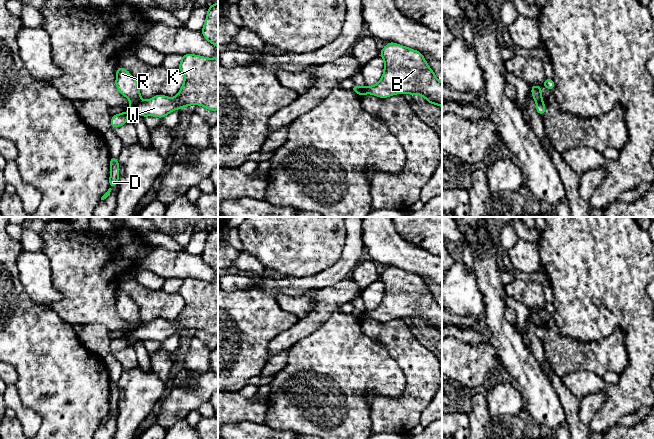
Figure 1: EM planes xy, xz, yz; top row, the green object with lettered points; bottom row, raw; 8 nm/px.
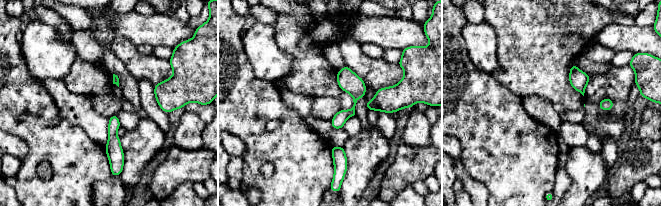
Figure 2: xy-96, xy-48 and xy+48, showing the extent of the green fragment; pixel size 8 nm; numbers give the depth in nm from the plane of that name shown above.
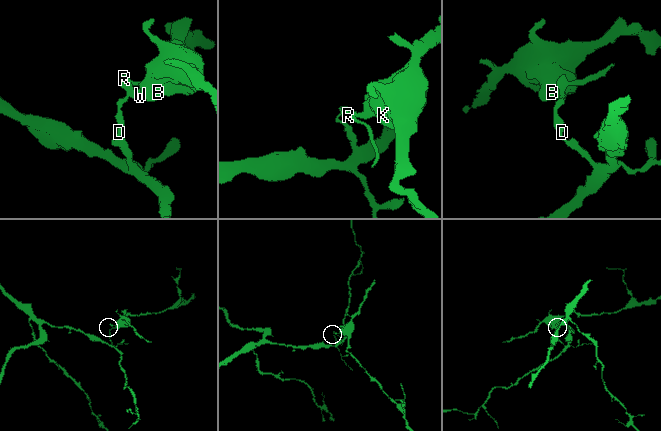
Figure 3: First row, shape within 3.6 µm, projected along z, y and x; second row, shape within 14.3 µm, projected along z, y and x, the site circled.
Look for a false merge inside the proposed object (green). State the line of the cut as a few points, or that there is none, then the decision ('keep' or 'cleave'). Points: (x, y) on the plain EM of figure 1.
cut in xy along (142, 324), (131, 334); cleave

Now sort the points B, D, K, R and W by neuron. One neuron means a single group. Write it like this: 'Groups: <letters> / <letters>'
Groups: B K W / D R

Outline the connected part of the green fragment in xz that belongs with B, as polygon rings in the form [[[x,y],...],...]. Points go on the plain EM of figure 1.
[[[388,266],[380,274],[380,280],[384,284],[383,299],[375,309],[365,310],[360,320],[421,319],[429,328],[442,331],[442,306],[436,302],[421,276]]]

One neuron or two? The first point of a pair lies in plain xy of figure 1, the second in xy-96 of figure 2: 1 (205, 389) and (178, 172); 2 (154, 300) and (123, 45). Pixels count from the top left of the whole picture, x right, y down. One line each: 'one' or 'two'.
1: one
2: one

